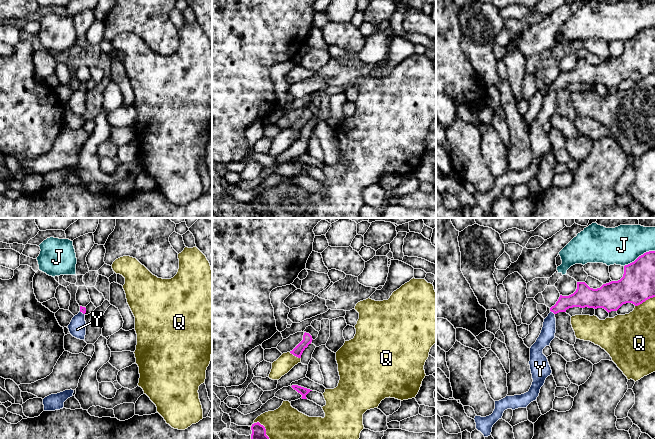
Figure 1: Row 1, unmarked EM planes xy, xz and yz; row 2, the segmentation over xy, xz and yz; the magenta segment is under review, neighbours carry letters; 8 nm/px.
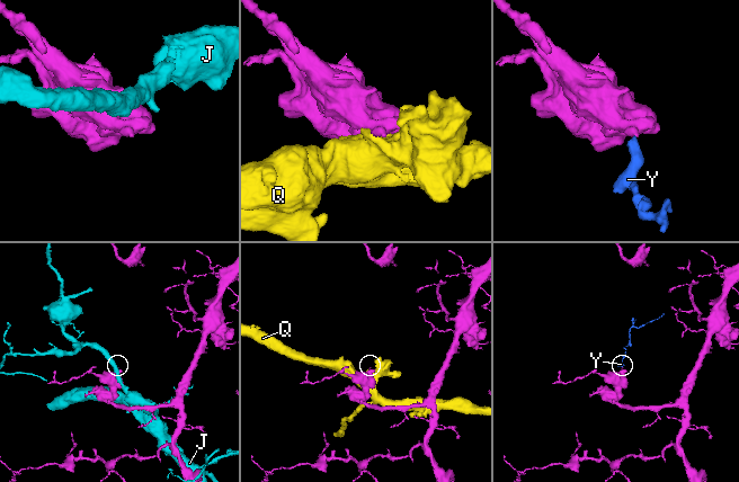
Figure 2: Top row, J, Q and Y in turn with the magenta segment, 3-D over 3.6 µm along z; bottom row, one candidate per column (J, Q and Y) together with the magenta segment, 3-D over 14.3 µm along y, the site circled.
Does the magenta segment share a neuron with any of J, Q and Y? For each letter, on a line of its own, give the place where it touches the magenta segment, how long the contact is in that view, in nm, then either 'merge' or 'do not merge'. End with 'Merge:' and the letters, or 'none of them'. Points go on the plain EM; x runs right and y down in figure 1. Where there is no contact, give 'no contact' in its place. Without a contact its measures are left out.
J: contact yz (639, 32); length 280 nm; do not merge
Q: contact xz (295, 131); length 110 nm; do not merge
Y: contact yz (552, 87); length 50 nm; merge
Merge: Y

